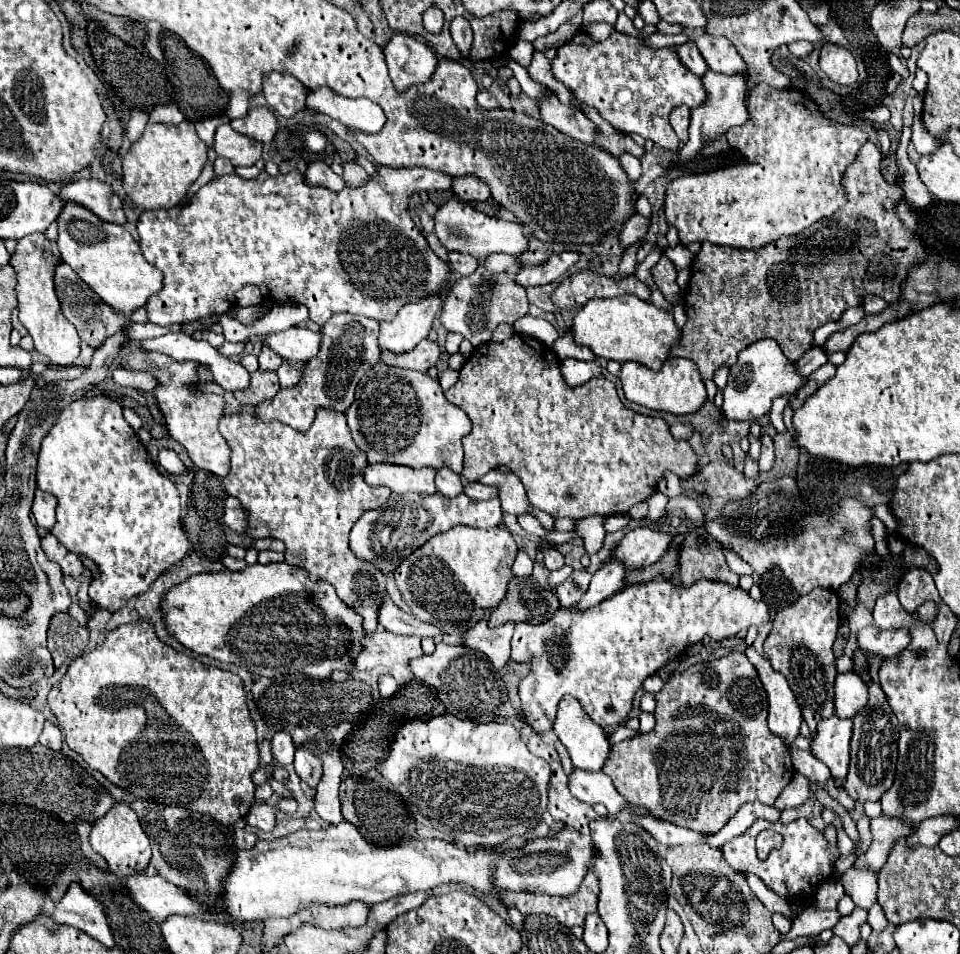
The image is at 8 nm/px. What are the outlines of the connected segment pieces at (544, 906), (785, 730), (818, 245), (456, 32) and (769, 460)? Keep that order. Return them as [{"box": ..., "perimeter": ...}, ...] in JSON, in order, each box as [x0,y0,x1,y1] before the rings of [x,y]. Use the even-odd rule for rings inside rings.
[{"box":[498,867,598,927],"perimeter":[[[588,867],[588,873],[574,895],[560,897],[560,895],[540,895],[540,893],[514,893],[514,891],[500,891],[498,897],[506,907],[518,907],[522,915],[550,915],[558,919],[558,923],[566,927],[584,925],[586,915],[596,913],[598,909],[598,875],[594,867]]]},{"box":[746,647,802,745],"perimeter":[[[754,647],[746,649],[750,663],[756,667],[758,677],[768,695],[768,727],[772,733],[782,737],[786,745],[792,745],[800,733],[802,711],[800,705],[782,673],[778,673],[764,655],[756,653]]]},{"box":[670,143,926,379],"perimeter":[[[866,143],[862,153],[858,153],[858,161],[854,161],[846,171],[844,187],[848,201],[824,223],[824,227],[808,227],[800,235],[780,237],[756,251],[718,247],[710,245],[710,241],[702,241],[702,247],[690,267],[692,277],[684,297],[688,321],[676,349],[670,349],[672,355],[694,361],[702,379],[706,379],[714,377],[716,367],[730,367],[738,351],[750,343],[770,337],[780,345],[788,361],[798,361],[810,349],[812,335],[820,325],[840,321],[846,309],[862,305],[868,295],[878,295],[888,303],[898,303],[902,281],[906,281],[914,265],[922,265],[922,261],[926,261],[926,249],[922,241],[908,231],[902,221],[898,221],[896,205],[904,193],[898,183],[886,183],[880,173],[880,163],[882,153],[878,145]]]},{"box":[452,17,472,57],"perimeter":[[[456,17],[452,21],[452,39],[456,47],[468,57],[468,51],[472,47],[472,27],[464,17]]]},{"box":[758,435,774,471],"perimeter":[[[762,435],[760,441],[762,441],[762,451],[760,451],[758,463],[760,463],[760,469],[762,469],[762,471],[770,471],[772,465],[774,465],[774,447],[772,447],[772,439],[770,439],[770,435]]]}]

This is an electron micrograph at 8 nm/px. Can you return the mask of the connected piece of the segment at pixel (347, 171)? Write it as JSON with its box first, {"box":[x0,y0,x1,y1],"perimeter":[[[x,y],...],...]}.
{"box":[342,163,368,189],"perimeter":[[[344,163],[344,175],[342,175],[346,187],[350,189],[358,189],[358,187],[364,187],[368,183],[368,175],[364,169],[360,169],[360,165],[356,163]]]}

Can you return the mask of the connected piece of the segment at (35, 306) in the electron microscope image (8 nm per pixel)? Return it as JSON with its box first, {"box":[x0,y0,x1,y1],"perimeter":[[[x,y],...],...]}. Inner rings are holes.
{"box":[10,233,80,365],"perimeter":[[[42,233],[22,237],[18,241],[18,249],[10,259],[10,265],[16,269],[18,275],[18,309],[20,309],[20,323],[28,329],[28,335],[34,339],[34,349],[48,359],[52,365],[74,365],[76,357],[80,355],[80,337],[74,325],[64,317],[58,297],[54,293],[54,265],[60,261],[58,247],[54,241],[48,241]]]}

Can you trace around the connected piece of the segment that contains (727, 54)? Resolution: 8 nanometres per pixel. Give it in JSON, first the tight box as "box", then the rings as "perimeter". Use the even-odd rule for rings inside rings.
{"box":[696,37,748,75],"perimeter":[[[698,37],[696,47],[702,53],[708,69],[726,73],[726,75],[744,75],[748,73],[746,61],[738,55],[736,47],[726,41],[726,37]]]}

